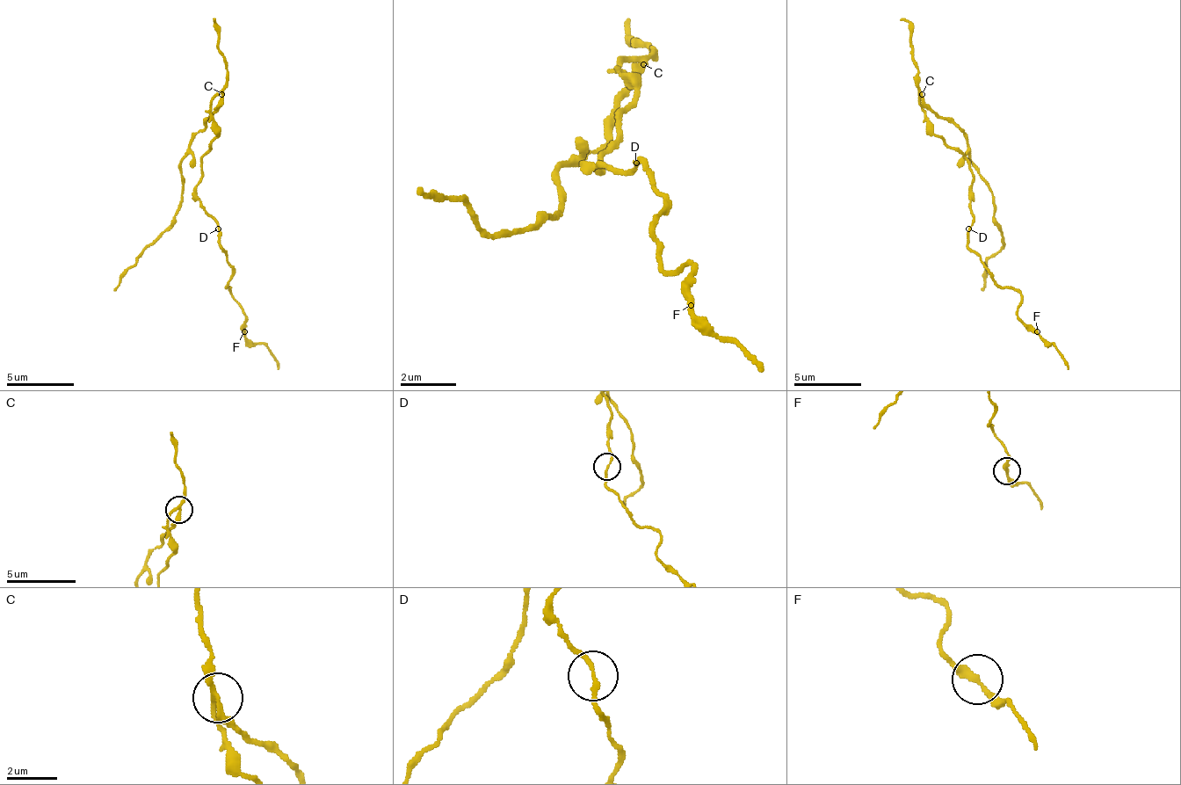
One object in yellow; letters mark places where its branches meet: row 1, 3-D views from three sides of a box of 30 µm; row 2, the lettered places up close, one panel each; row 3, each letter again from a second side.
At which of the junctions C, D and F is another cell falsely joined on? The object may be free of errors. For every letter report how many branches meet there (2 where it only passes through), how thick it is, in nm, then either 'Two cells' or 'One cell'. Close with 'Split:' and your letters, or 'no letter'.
C: Branches: 3. Thickness 200 nm. Two cells
D: Branches: 2. Thickness 150 nm. One cell
F: Branches: 2. Thickness 280 nm. One cell
Split: C

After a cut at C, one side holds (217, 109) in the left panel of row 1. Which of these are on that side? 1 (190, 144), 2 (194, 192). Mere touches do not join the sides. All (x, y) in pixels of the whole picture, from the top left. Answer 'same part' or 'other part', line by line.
1: same part
2: other part

